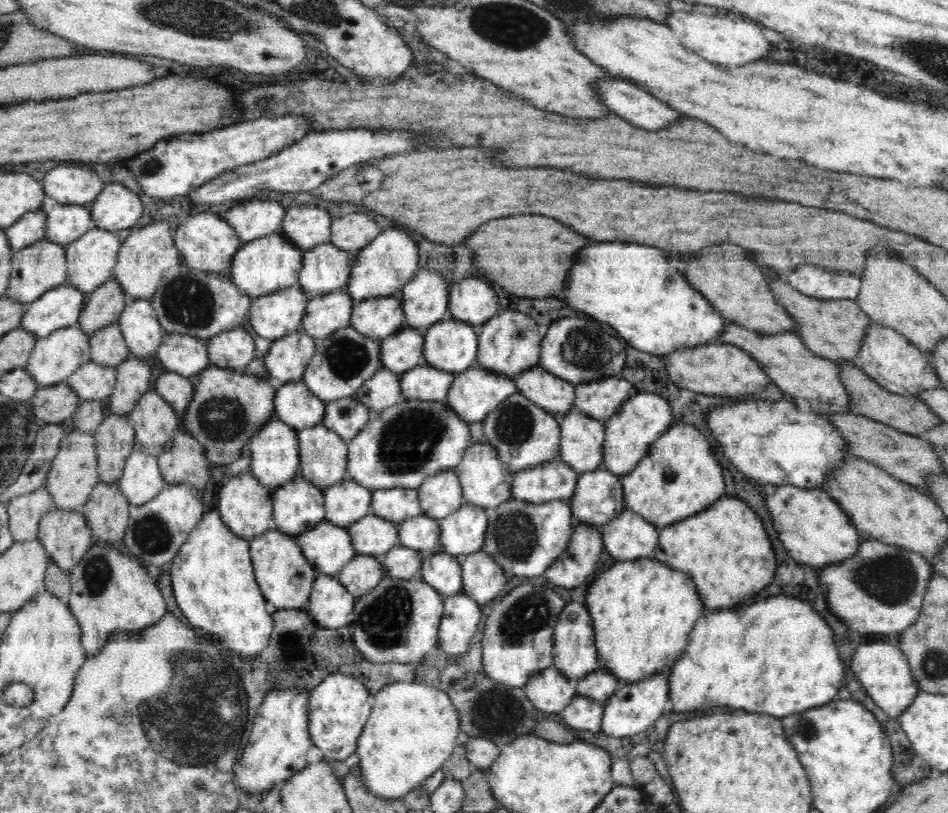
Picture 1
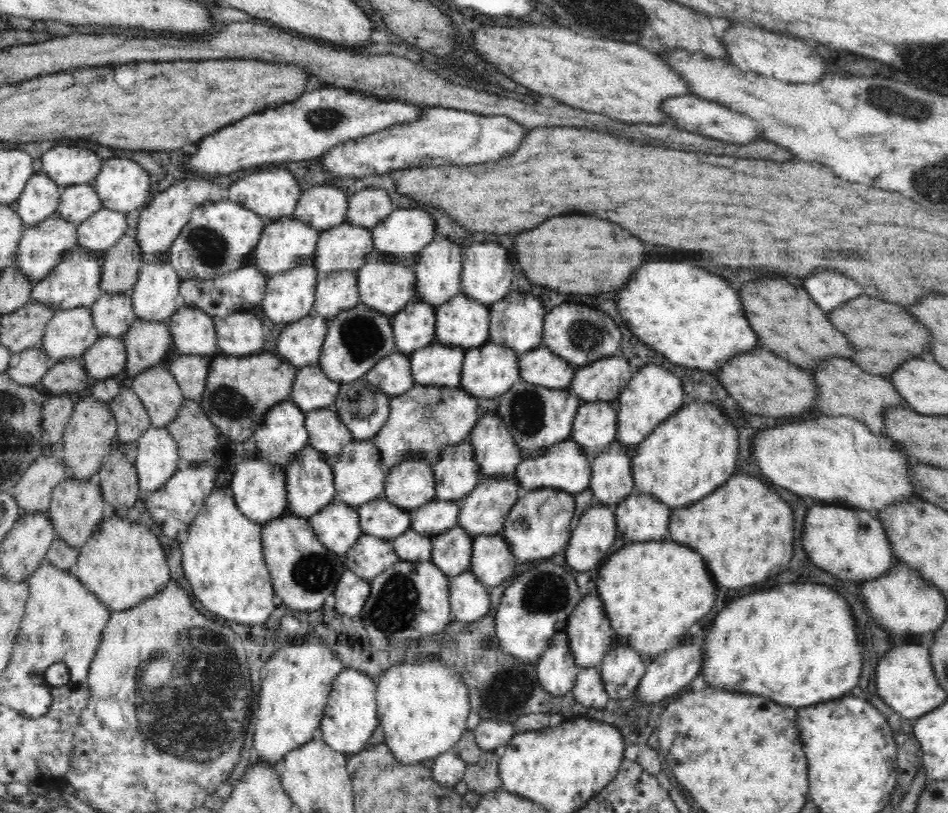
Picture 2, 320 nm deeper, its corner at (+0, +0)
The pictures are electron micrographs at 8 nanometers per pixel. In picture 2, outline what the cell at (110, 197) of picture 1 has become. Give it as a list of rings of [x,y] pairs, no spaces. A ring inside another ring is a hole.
[[[126,157],[103,160],[102,168],[92,184],[104,208],[130,213],[144,208],[150,200],[150,175],[142,165]]]

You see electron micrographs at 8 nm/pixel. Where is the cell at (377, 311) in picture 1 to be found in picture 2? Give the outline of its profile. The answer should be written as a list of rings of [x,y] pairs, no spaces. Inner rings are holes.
[[[374,249],[367,256],[367,260],[357,270],[358,290],[360,294],[361,304],[378,310],[381,314],[392,317],[402,308],[406,307],[411,301],[416,299],[417,291],[416,273],[414,273],[413,265],[404,265],[399,260],[390,261],[385,258],[384,253]]]

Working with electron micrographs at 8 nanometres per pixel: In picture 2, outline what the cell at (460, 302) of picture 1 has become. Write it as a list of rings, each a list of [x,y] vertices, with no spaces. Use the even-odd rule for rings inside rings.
[[[477,242],[464,248],[461,257],[463,264],[460,279],[465,296],[490,306],[513,291],[512,278],[514,276],[512,276],[510,254],[504,246],[494,244],[494,242]]]

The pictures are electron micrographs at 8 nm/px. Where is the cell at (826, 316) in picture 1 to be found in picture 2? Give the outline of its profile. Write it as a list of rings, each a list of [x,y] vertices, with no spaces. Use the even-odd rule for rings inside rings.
[[[861,295],[826,315],[838,331],[848,337],[855,349],[850,360],[873,375],[890,379],[892,372],[910,358],[930,358],[932,333],[904,307]]]

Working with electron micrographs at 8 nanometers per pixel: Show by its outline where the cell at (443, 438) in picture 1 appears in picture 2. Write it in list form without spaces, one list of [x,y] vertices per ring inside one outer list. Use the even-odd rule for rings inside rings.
[[[415,382],[408,392],[391,397],[390,417],[384,428],[372,438],[382,463],[386,465],[386,476],[394,464],[410,457],[424,459],[432,465],[437,463],[445,446],[469,440],[469,434],[480,418],[478,410],[477,398],[461,386],[428,387]]]

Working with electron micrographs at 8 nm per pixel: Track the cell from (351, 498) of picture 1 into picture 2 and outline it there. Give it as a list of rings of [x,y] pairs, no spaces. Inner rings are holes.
[[[354,439],[345,444],[338,453],[338,460],[332,465],[336,499],[339,502],[357,507],[371,500],[376,500],[384,495],[386,465],[382,463],[378,447],[372,439]]]

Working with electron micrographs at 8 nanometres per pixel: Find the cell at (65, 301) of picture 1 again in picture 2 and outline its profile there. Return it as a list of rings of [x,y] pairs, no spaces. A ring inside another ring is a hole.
[[[77,244],[66,253],[66,256],[48,273],[48,276],[32,282],[31,299],[48,305],[56,312],[66,312],[76,308],[90,310],[96,299],[103,294],[101,261],[101,255],[98,252],[90,251]]]

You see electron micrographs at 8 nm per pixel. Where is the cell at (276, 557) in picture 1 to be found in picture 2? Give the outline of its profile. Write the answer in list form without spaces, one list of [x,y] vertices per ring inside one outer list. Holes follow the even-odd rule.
[[[285,514],[265,522],[262,524],[261,533],[265,563],[270,577],[272,577],[275,595],[279,596],[286,606],[296,608],[296,610],[318,610],[318,608],[322,608],[326,598],[330,598],[334,594],[342,572],[347,570],[345,563],[340,562],[341,557],[322,545],[322,541],[318,540],[314,534],[309,519],[300,518],[296,515]]]

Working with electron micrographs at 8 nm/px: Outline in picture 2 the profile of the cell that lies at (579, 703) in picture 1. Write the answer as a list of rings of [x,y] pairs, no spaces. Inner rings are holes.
[[[581,668],[572,688],[576,702],[592,708],[604,708],[608,704],[608,693],[602,683],[599,668]]]

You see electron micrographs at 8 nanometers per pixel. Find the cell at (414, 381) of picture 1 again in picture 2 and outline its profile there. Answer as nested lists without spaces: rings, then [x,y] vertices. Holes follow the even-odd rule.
[[[435,342],[410,353],[414,382],[428,387],[460,387],[465,352]]]

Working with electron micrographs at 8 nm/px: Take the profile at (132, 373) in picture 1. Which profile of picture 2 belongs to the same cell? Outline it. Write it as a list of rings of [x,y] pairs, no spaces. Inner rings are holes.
[[[136,319],[123,336],[126,346],[126,366],[122,375],[126,384],[139,372],[162,363],[173,344],[168,321]]]

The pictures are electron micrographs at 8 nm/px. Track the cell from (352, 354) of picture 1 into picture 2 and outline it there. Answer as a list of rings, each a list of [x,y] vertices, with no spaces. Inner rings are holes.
[[[361,303],[340,312],[336,318],[326,322],[328,330],[317,364],[330,379],[340,384],[351,383],[364,377],[381,358],[399,352],[390,322],[391,317]]]

